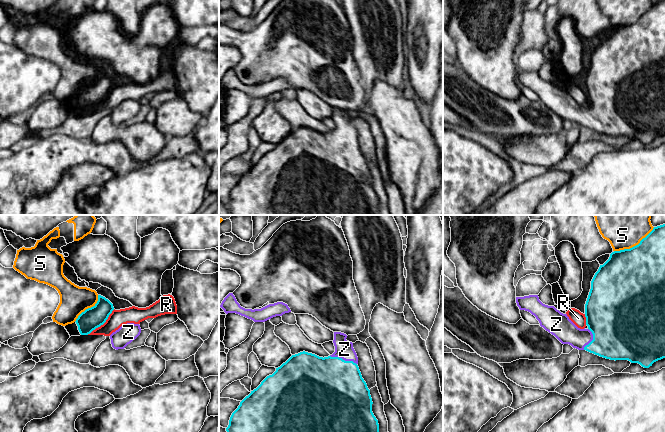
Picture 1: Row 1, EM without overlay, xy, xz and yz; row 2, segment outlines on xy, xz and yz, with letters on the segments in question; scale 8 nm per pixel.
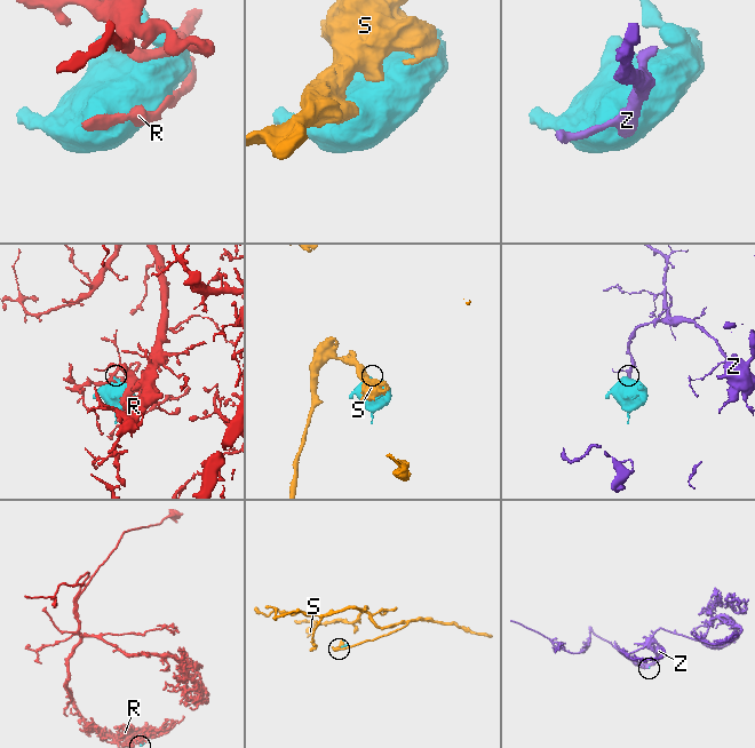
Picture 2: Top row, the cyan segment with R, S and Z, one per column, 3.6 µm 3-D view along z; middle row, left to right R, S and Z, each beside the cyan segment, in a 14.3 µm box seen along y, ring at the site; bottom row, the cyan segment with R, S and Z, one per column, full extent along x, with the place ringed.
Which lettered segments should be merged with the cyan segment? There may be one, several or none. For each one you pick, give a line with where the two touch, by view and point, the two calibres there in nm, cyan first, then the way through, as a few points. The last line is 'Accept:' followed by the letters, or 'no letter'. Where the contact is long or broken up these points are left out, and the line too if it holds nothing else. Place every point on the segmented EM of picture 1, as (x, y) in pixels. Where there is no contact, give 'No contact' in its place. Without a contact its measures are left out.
Z: Touches cyan at xz (342, 359). Thickness 500 nm (cyan) against 150 nm. Path across: xz (331, 388), (339, 373), (342, 359), (344, 349)
Accept: Z

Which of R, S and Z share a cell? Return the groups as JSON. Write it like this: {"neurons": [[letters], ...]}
{"neurons": [["R"], ["S"], ["Z"]]}

